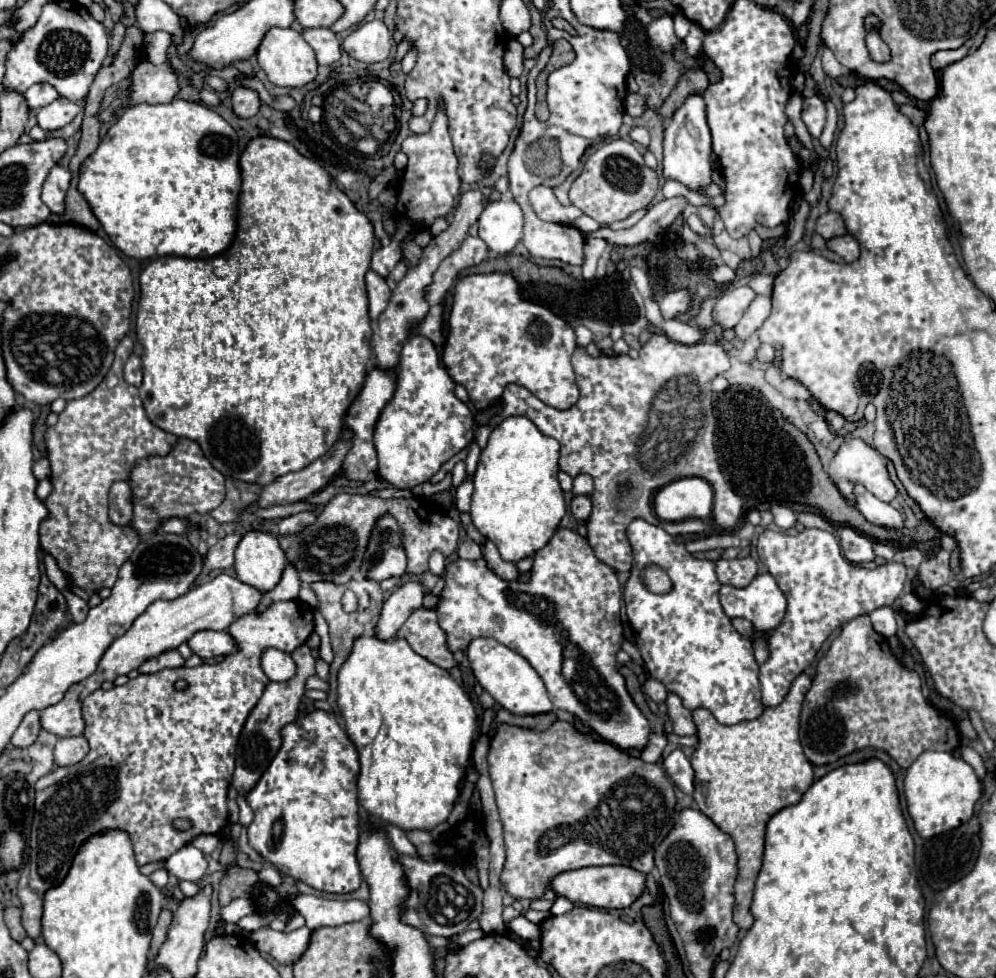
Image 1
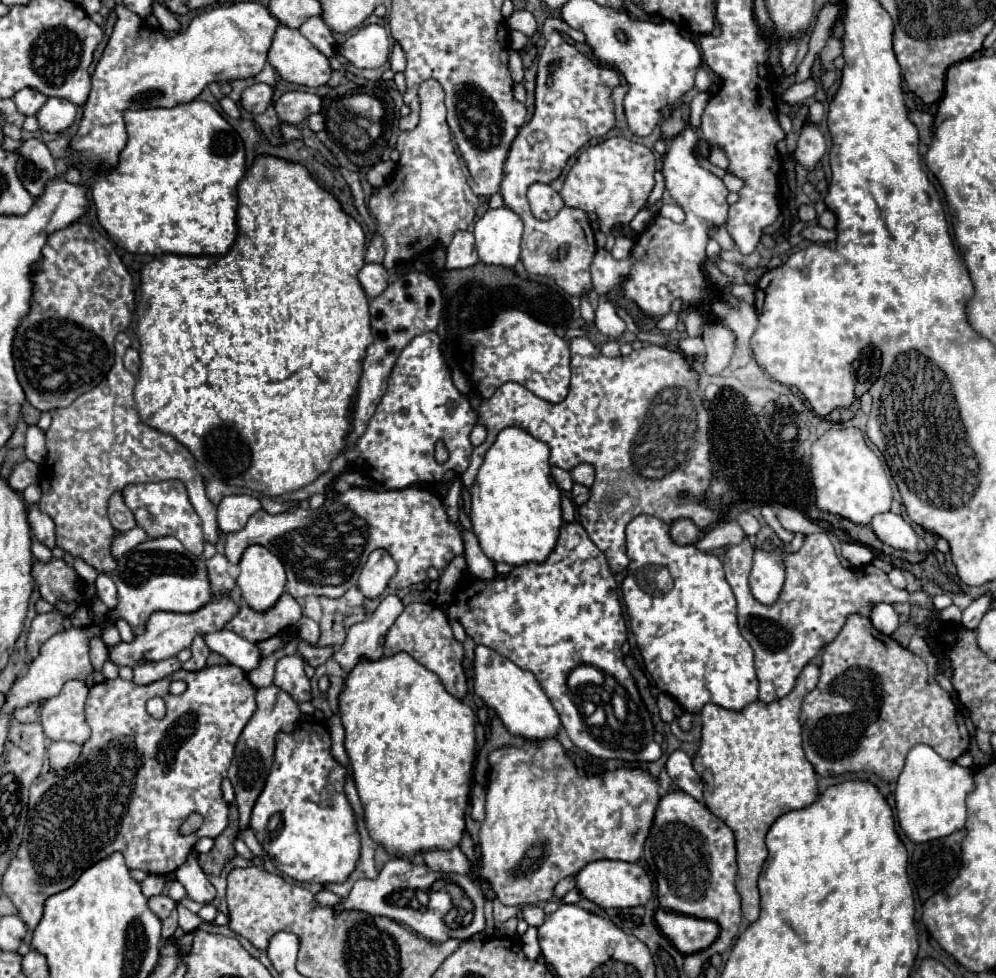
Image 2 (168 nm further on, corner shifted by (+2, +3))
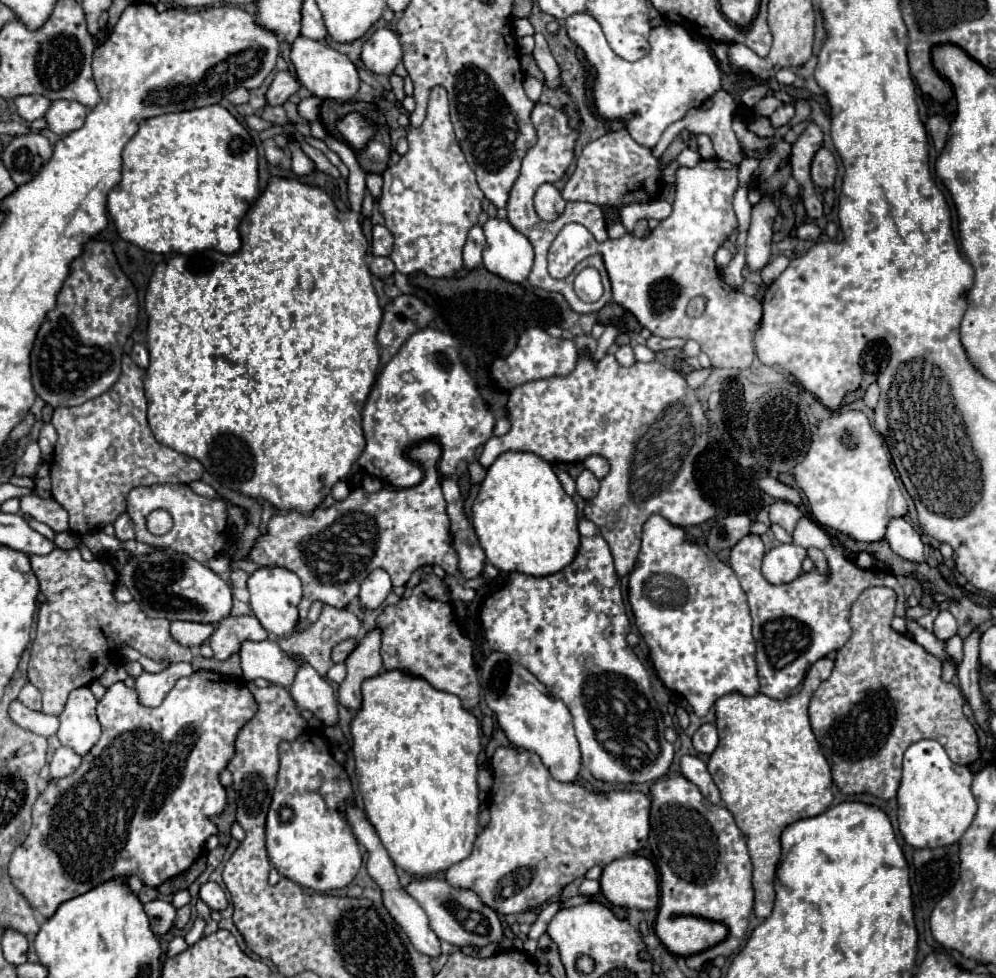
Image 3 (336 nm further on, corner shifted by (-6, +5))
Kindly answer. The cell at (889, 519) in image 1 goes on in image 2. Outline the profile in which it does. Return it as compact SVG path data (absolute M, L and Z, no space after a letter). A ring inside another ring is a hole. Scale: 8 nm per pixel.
M893 512L877 514L873 518L871 528L877 534L877 538L891 548L905 550L905 552L917 550L917 534L899 514L893 514Z

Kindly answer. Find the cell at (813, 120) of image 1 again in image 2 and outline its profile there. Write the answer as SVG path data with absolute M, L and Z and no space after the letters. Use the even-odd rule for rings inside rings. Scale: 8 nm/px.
M807 124L807 126L801 130L801 136L799 136L797 150L795 150L795 160L797 160L807 172L813 172L813 170L817 170L817 166L821 164L821 158L825 156L825 150L827 150L827 144L825 144L825 138L823 138L823 134L819 132L819 128Z

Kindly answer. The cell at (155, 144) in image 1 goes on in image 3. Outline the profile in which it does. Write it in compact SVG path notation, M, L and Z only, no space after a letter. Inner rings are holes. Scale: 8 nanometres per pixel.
M221 106L161 114L139 122L137 134L123 150L123 180L109 192L107 210L123 240L155 254L195 254L219 250L233 254L241 246L239 222L259 196L257 150L249 132Z

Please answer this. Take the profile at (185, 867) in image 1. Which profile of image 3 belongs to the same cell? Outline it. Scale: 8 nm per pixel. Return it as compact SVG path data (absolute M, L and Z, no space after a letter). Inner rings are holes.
M203 882L199 886L199 898L211 908L211 910L223 910L227 908L227 896L223 892L223 888L217 882Z

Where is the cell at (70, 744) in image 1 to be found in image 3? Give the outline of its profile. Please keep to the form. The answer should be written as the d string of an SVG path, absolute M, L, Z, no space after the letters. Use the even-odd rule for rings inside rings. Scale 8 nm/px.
M59 746L51 760L51 778L69 776L77 770L79 764L81 764L81 756L77 752L69 750L69 746Z

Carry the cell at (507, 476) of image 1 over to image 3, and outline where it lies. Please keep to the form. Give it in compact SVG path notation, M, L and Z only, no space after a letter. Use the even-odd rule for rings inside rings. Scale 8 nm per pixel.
M507 450L489 466L487 476L479 488L479 496L473 504L473 528L479 536L481 548L487 554L487 560L503 572L517 570L529 576L547 576L559 572L573 562L579 546L575 502L563 492L551 464L545 462L539 454L529 452Z

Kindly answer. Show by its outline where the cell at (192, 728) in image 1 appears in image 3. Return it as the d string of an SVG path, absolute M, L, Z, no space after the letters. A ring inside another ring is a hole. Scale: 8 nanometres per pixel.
M199 670L199 672L193 672L187 678L179 678L177 684L171 688L171 692L165 696L165 700L157 708L141 706L141 700L137 698L137 690L127 688L125 682L115 682L113 686L109 686L105 696L97 704L97 718L99 718L99 724L103 728L103 734L101 734L99 742L83 756L81 766L71 776L49 780L45 792L39 794L39 798L33 806L33 824L31 824L29 836L23 842L23 846L15 848L13 858L9 862L9 876L11 876L13 886L17 886L17 890L27 898L27 902L31 904L33 910L37 910L43 918L51 918L61 902L65 902L69 898L75 898L79 894L85 894L93 886L99 886L101 882L105 882L113 876L137 874L143 880L143 884L159 886L159 884L167 882L169 878L185 872L203 854L205 840L211 834L219 832L217 826L213 822L209 822L209 816L223 814L223 810L227 806L227 792L225 792L225 788L219 780L219 772L223 768L227 768L227 764L231 762L231 758L235 754L237 734L239 734L241 726L245 726L245 722L249 722L249 718L253 718L255 712L257 712L257 702L253 698L251 690L243 684L243 680L227 676L227 674L219 674L219 672Z

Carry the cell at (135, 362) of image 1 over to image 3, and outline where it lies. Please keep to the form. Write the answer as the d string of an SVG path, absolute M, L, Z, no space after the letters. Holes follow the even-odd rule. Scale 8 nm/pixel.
M135 344L131 350L131 360L139 366L139 368L147 368L149 366L149 352L143 344Z

